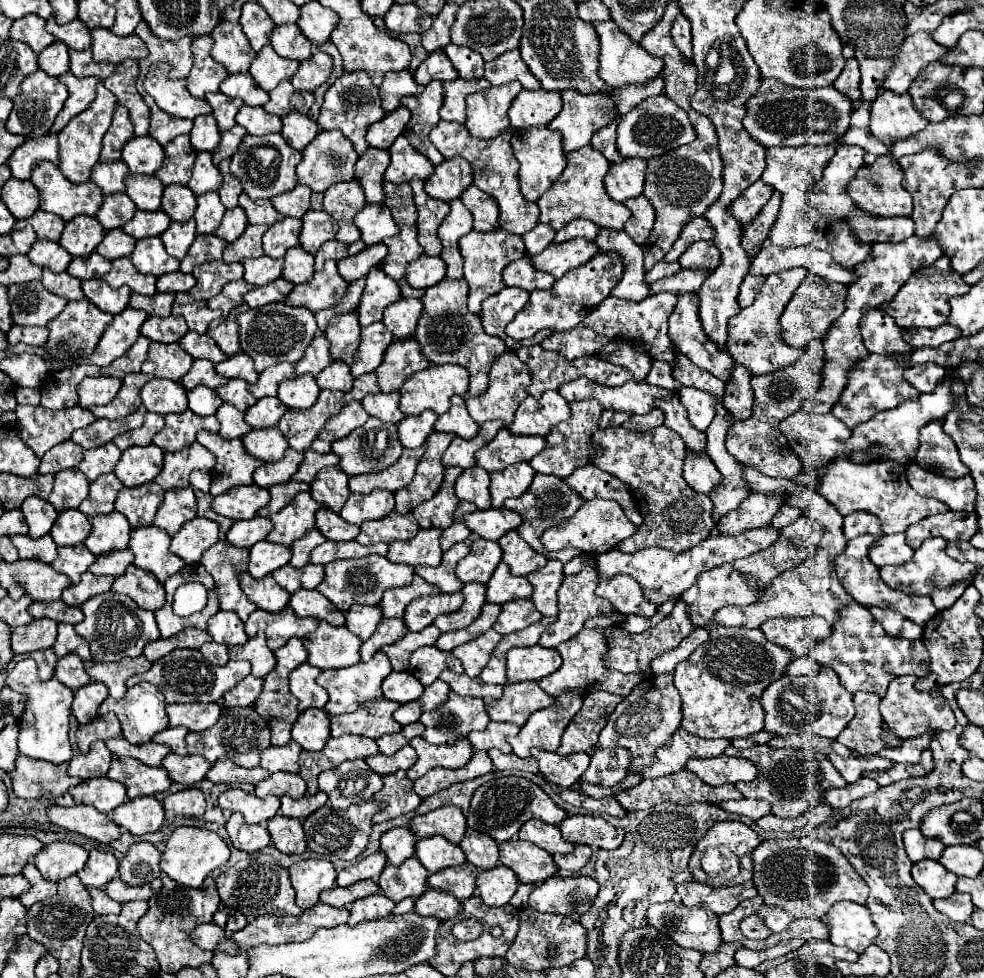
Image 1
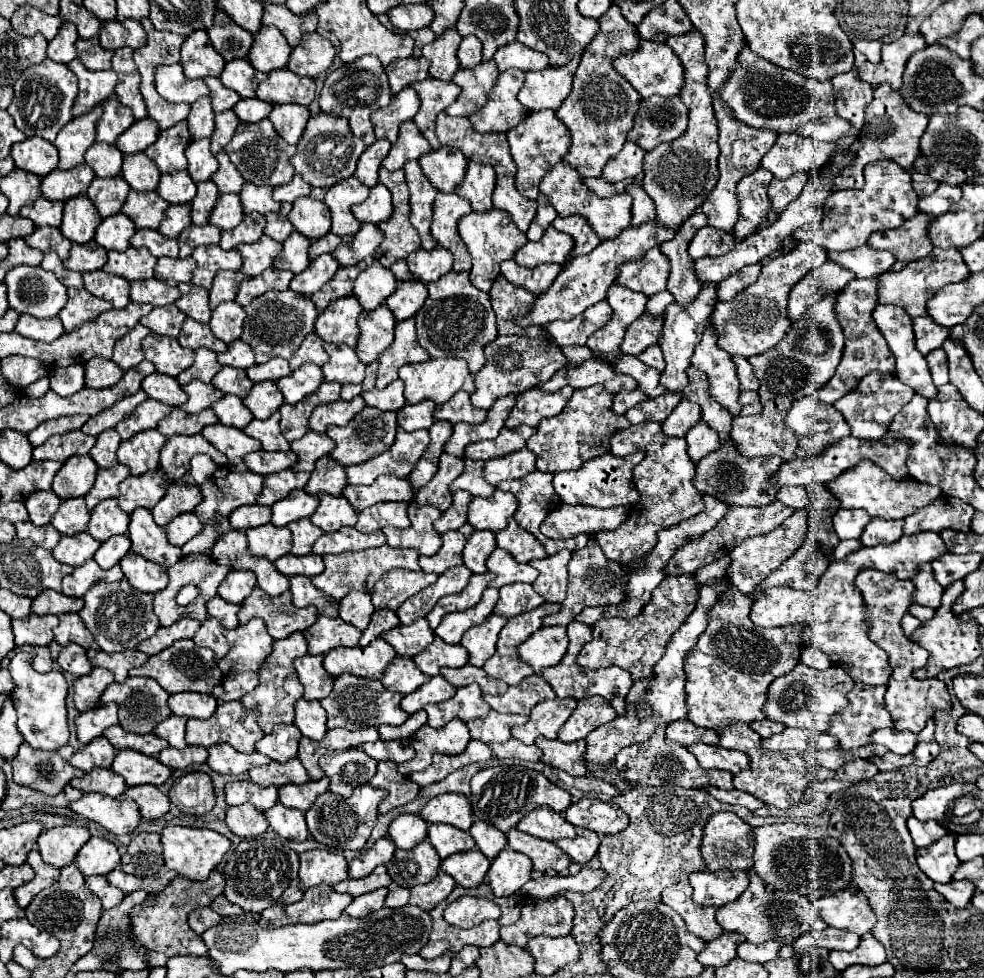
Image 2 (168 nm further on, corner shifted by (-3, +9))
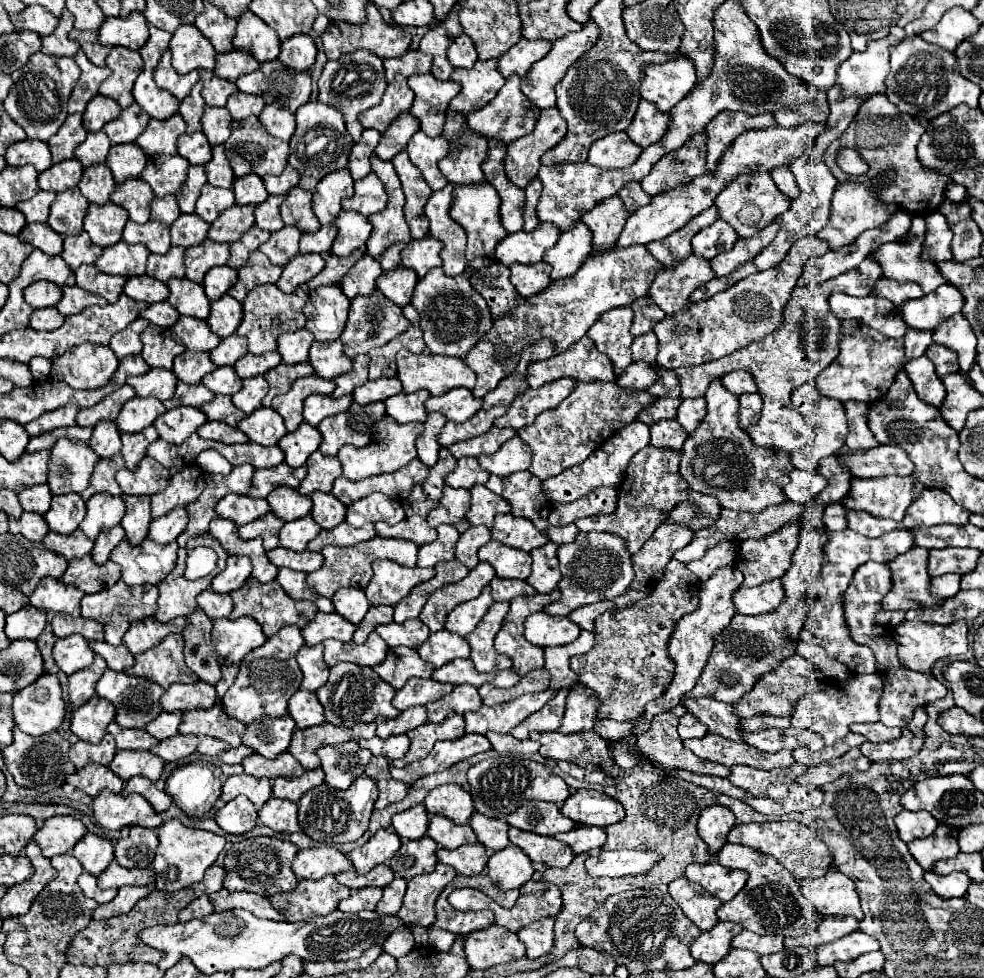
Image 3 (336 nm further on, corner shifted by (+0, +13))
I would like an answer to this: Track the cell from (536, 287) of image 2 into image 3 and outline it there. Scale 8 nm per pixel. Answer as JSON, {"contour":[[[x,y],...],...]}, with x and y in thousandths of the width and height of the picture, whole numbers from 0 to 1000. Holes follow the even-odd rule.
{"contour":[[[554,267],[544,271],[517,271],[517,277],[519,277],[521,293],[532,304],[546,302],[548,298],[552,298],[552,293],[560,289],[560,283],[558,283],[560,271]]]}

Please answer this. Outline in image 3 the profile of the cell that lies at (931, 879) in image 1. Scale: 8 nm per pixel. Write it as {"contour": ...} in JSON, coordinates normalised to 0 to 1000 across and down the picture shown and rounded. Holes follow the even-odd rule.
{"contour":[[[954,844],[946,856],[926,860],[922,864],[924,872],[938,887],[938,891],[948,891],[948,884],[952,880],[968,878],[975,872],[973,852],[975,852],[975,848],[971,848],[971,846]]]}

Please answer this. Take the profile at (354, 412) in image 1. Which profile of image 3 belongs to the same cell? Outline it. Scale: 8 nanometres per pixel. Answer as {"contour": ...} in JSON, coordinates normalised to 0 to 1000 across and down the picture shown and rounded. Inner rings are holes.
{"contour":[[[314,404],[308,416],[308,426],[312,433],[322,435],[326,428],[349,422],[357,416],[359,412],[359,404],[351,404],[351,406],[332,406],[332,404]]]}

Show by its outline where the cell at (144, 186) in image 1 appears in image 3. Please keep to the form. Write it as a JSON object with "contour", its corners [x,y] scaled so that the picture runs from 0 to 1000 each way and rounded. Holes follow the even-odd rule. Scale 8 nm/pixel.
{"contour":[[[137,146],[115,148],[111,154],[109,169],[115,175],[115,181],[119,183],[119,187],[125,187],[129,183],[143,181],[145,173],[149,171],[149,158]]]}

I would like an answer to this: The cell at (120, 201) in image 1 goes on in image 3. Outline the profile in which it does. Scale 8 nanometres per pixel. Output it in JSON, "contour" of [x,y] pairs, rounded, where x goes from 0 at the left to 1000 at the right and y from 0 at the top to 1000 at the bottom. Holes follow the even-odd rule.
{"contour":[[[95,169],[86,173],[84,183],[80,185],[82,197],[99,210],[107,210],[113,206],[113,197],[117,195],[119,185],[113,179],[113,173],[109,169]]]}

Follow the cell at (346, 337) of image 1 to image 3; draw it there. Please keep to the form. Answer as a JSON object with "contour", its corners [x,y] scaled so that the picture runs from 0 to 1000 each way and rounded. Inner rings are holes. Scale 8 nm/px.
{"contour":[[[332,291],[320,298],[318,320],[310,332],[320,343],[320,349],[338,349],[349,340],[355,312],[345,291]]]}

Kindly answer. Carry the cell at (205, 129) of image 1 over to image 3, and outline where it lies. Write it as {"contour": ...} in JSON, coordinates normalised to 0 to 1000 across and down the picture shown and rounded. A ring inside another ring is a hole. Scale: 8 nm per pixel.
{"contour":[[[198,85],[198,89],[194,91],[194,95],[182,107],[182,118],[190,124],[190,136],[204,134],[204,118],[208,113],[204,91],[206,91],[204,85]]]}

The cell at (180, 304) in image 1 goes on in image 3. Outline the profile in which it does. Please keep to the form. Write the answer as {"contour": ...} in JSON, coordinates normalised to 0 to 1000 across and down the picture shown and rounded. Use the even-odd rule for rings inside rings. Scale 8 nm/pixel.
{"contour":[[[172,285],[170,293],[174,298],[172,310],[184,320],[194,322],[200,326],[210,326],[212,322],[212,306],[202,289],[196,289],[192,285]]]}

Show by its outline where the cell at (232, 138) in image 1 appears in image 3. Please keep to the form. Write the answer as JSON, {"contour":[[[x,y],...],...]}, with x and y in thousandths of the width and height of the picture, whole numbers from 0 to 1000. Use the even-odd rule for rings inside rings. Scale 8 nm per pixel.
{"contour":[[[210,109],[208,116],[206,116],[206,136],[210,138],[214,150],[227,146],[233,138],[235,138],[235,118],[233,113],[227,109],[227,111],[221,111],[221,109]]]}

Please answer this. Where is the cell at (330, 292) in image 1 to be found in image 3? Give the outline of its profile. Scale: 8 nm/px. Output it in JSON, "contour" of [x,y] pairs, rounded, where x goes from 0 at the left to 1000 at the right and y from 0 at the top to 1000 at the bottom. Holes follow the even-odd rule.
{"contour":[[[302,261],[298,263],[286,279],[286,285],[282,287],[282,293],[286,298],[296,300],[298,296],[306,293],[308,289],[312,289],[314,285],[318,285],[320,281],[324,281],[324,277],[330,273],[330,265],[326,261]]]}

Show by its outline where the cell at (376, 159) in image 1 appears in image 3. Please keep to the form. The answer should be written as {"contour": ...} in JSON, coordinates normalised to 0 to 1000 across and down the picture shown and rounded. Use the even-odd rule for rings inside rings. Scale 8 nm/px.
{"contour":[[[371,132],[369,134],[369,142],[365,146],[361,146],[361,150],[357,154],[357,161],[355,161],[355,169],[353,169],[353,173],[355,173],[355,177],[357,177],[357,181],[361,185],[365,185],[365,183],[369,183],[369,181],[375,179],[375,175],[377,175],[375,161],[381,154],[385,142],[387,142],[385,134]]]}

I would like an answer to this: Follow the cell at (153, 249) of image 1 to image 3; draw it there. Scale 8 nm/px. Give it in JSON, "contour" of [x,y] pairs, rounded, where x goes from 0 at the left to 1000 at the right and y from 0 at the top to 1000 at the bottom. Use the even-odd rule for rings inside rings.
{"contour":[[[129,226],[125,236],[125,246],[149,251],[153,259],[170,259],[174,253],[174,236],[172,230],[160,226],[149,226],[147,230]]]}

